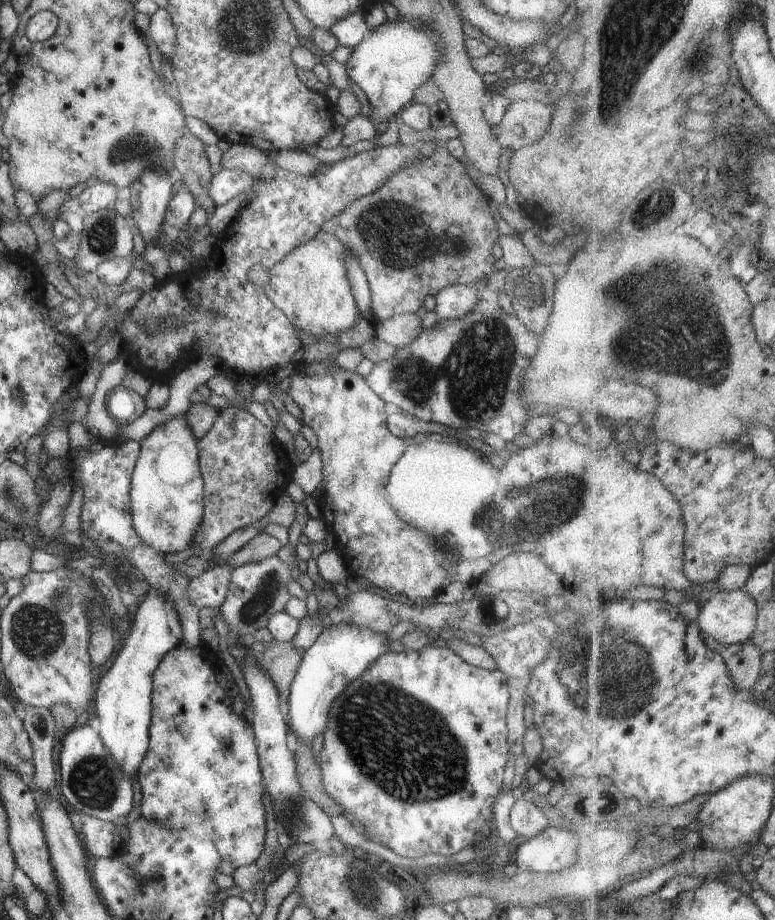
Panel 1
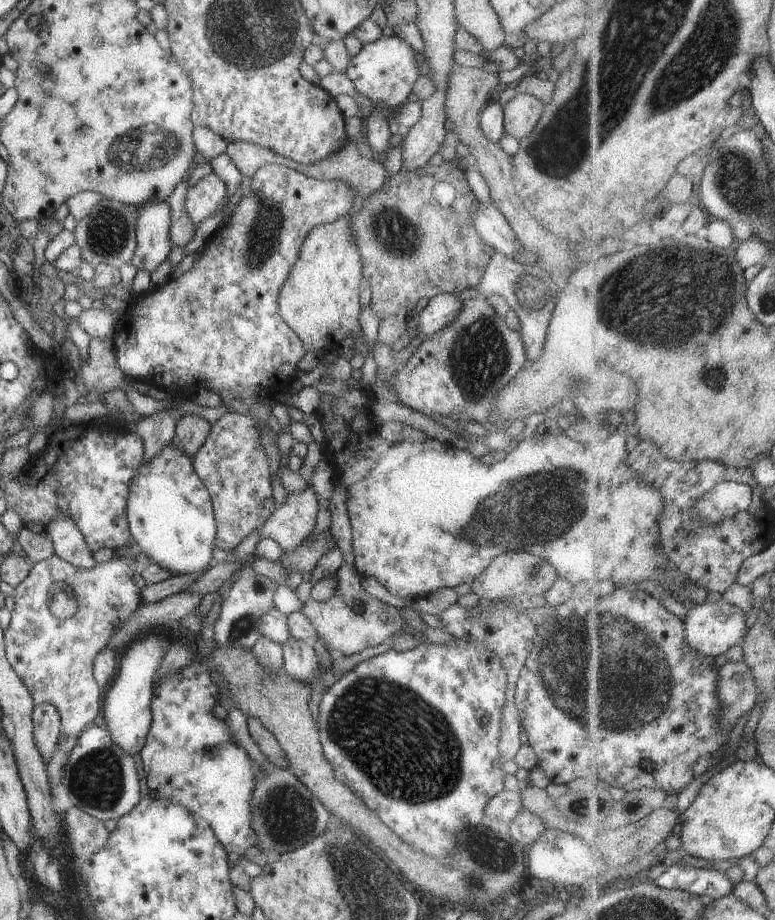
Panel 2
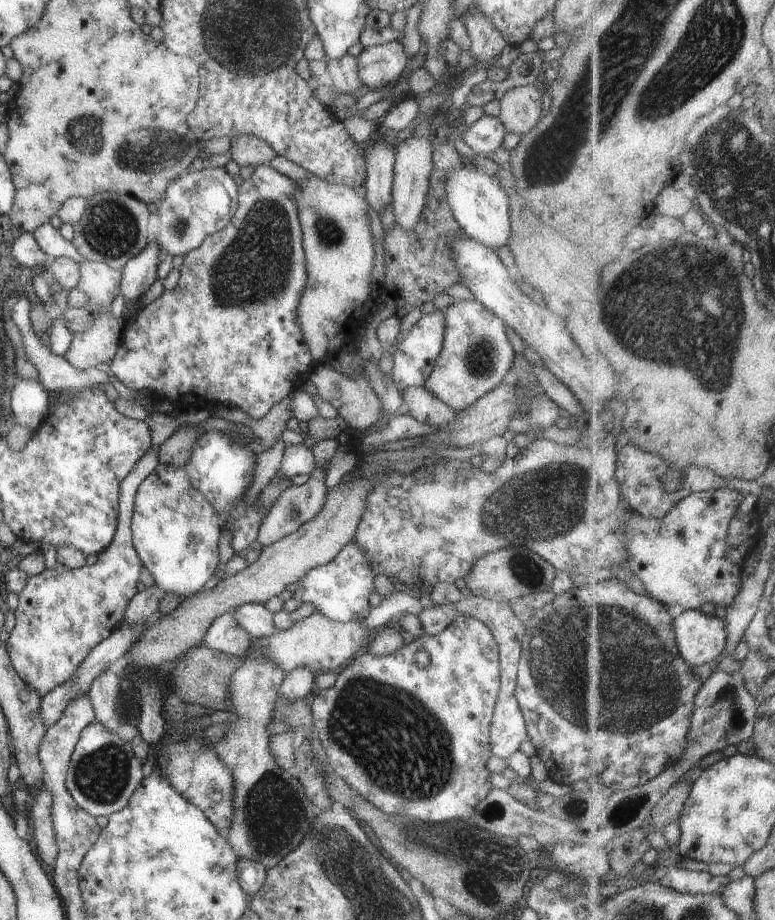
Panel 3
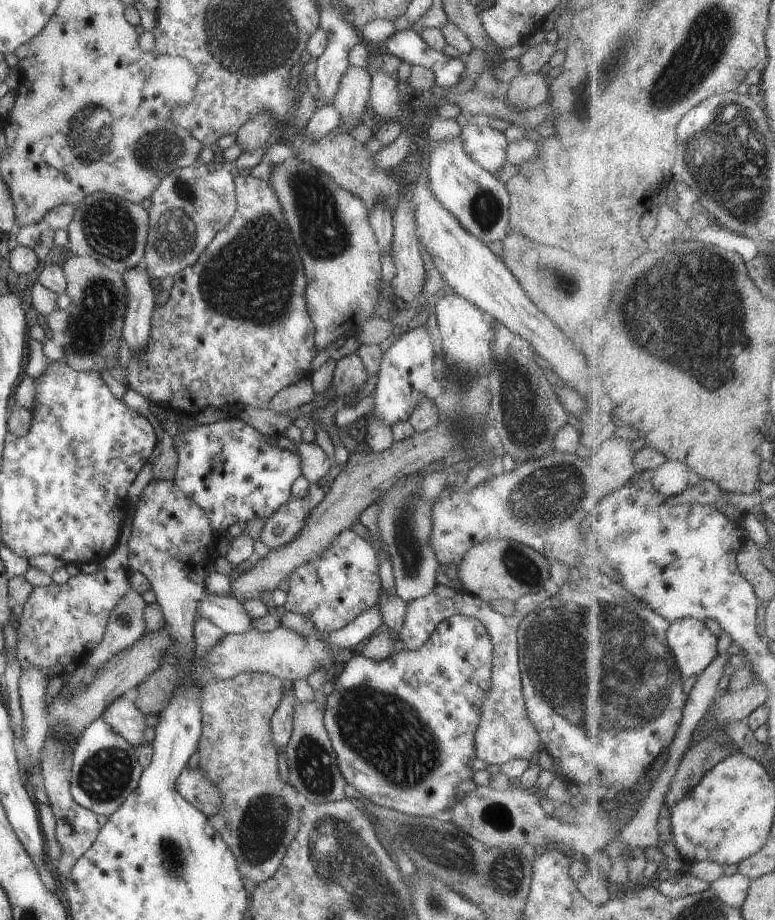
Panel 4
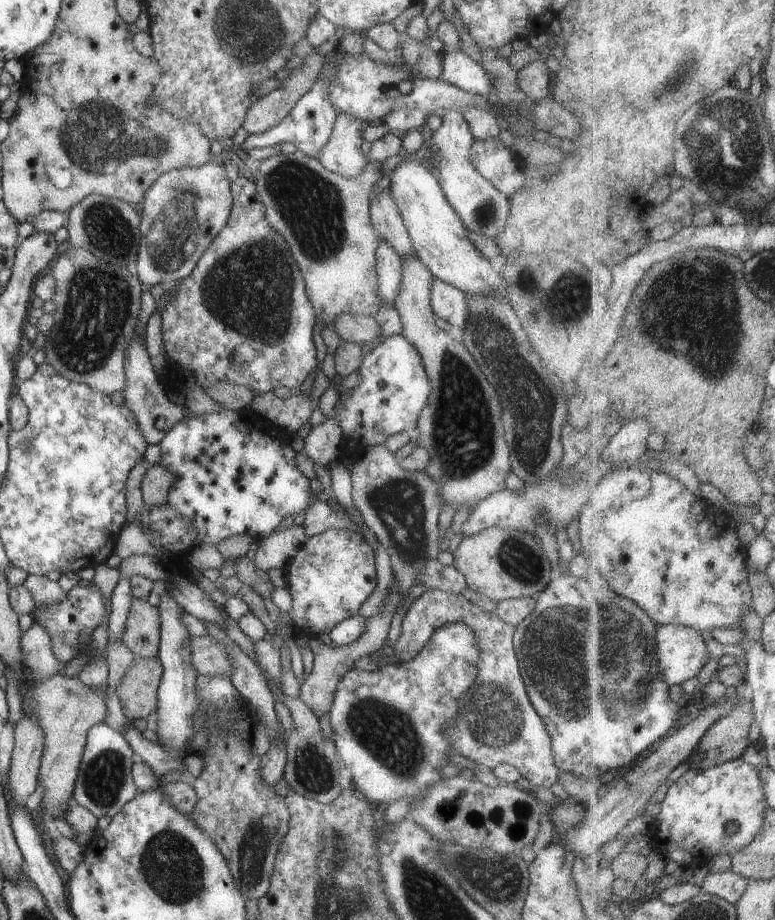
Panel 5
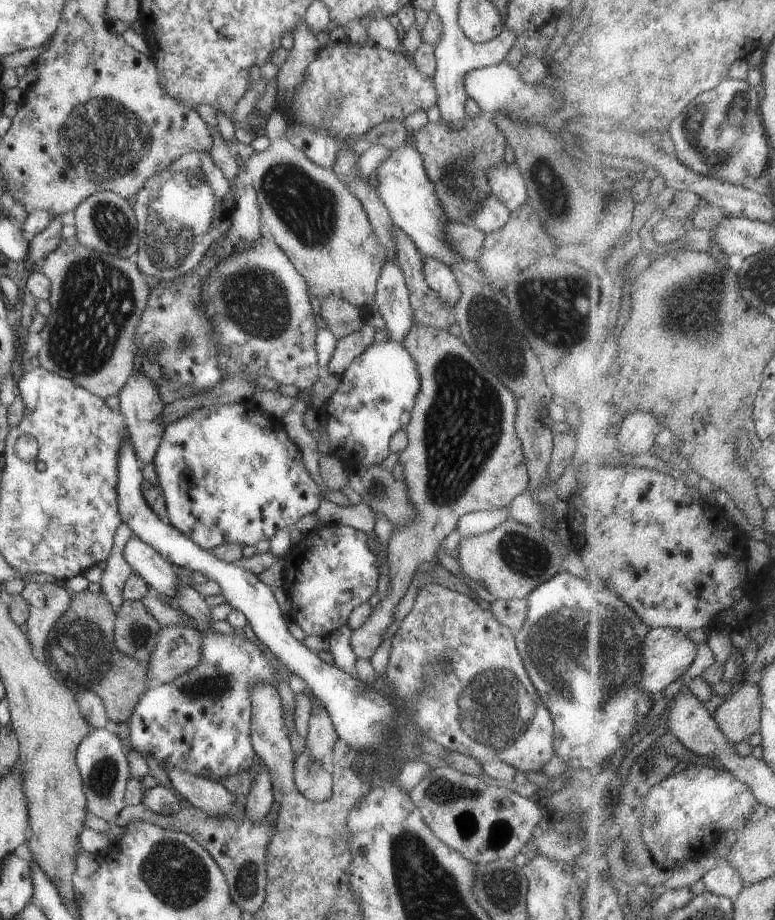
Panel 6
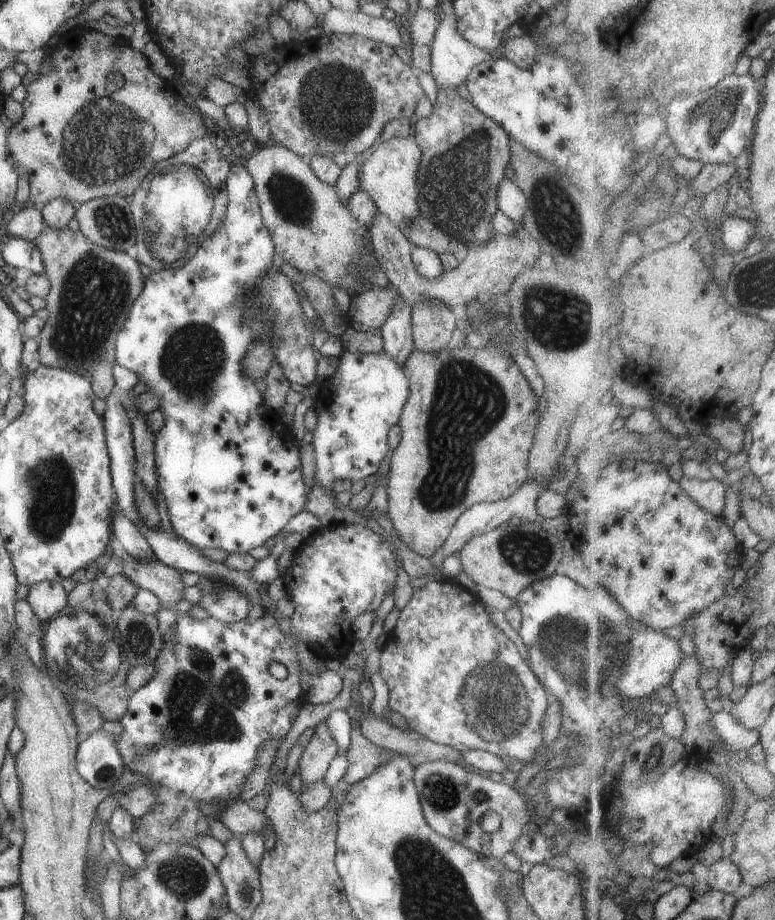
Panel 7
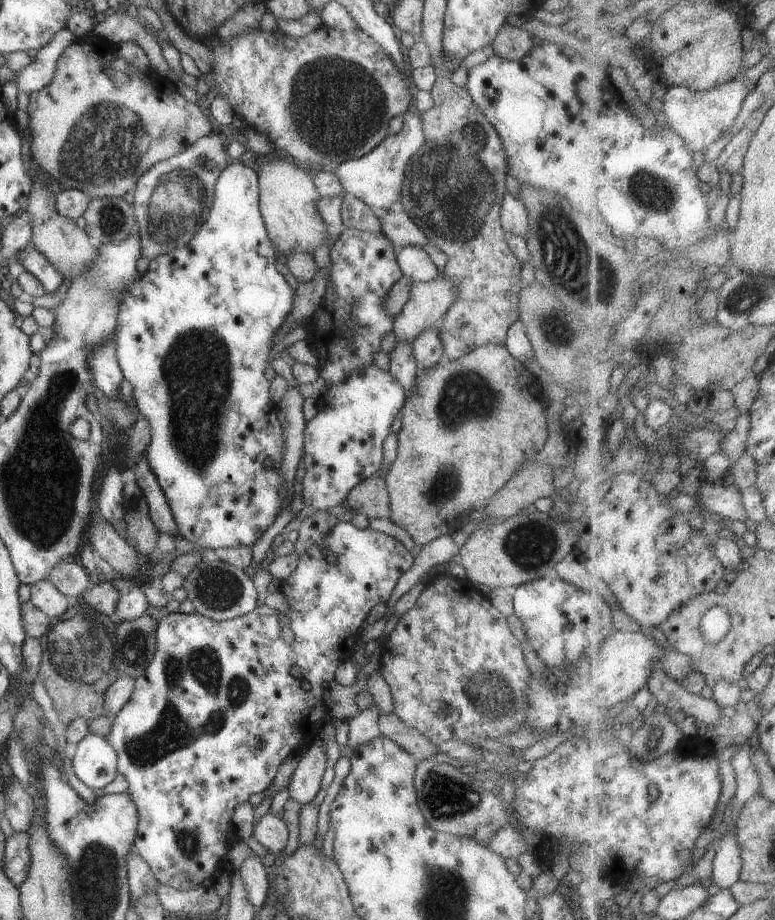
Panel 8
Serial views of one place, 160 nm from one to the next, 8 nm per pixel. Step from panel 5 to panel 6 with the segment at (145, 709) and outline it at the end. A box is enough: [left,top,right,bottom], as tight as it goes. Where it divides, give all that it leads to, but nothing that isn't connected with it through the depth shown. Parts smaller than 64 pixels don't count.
[45,622,152,724]

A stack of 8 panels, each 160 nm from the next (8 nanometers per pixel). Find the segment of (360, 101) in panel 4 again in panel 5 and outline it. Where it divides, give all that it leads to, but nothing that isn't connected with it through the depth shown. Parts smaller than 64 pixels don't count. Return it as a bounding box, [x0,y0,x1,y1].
[315,114,366,178]

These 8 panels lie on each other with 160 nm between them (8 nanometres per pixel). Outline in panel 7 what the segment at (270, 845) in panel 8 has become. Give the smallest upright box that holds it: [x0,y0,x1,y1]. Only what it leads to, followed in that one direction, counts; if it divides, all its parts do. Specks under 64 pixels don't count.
[218,801,267,836]

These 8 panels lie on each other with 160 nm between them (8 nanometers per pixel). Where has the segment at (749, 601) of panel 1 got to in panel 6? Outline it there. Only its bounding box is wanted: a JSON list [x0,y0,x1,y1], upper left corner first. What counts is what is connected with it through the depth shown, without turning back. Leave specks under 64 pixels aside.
[641,628,697,693]

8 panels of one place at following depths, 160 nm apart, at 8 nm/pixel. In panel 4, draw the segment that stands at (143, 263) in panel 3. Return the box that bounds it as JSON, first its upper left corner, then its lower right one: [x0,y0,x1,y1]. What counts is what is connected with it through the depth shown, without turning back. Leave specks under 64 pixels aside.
[122,264,155,352]

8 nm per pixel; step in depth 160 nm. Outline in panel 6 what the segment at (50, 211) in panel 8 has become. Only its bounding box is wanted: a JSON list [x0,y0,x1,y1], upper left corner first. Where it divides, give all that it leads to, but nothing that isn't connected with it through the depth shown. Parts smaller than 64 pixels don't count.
[37,240,150,398]

